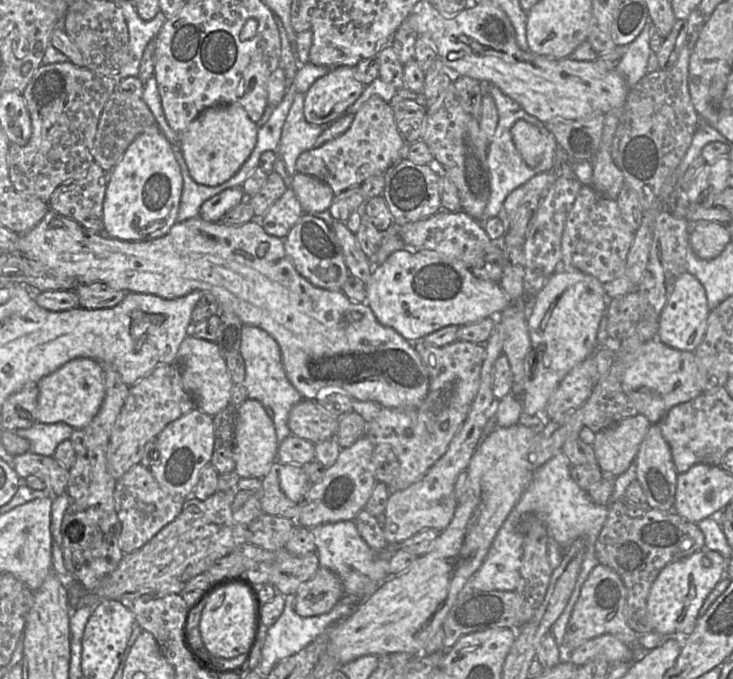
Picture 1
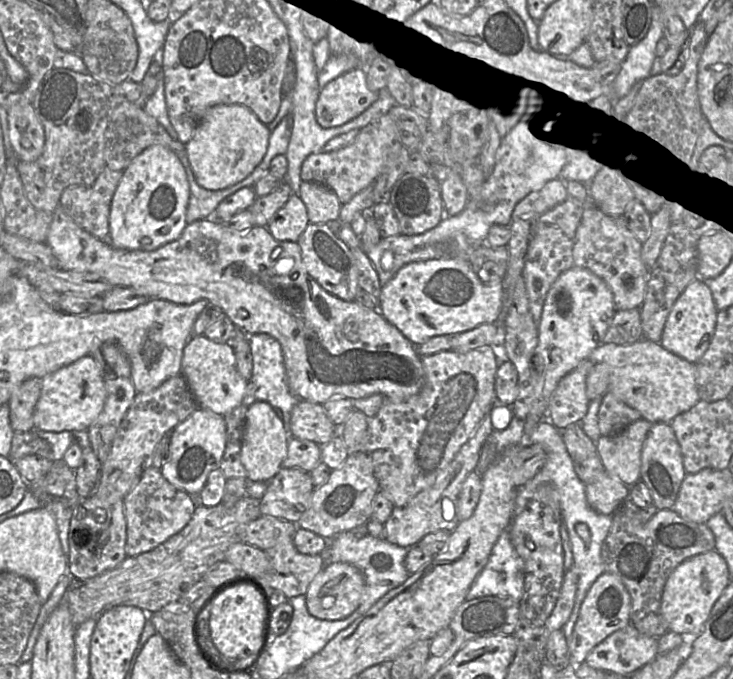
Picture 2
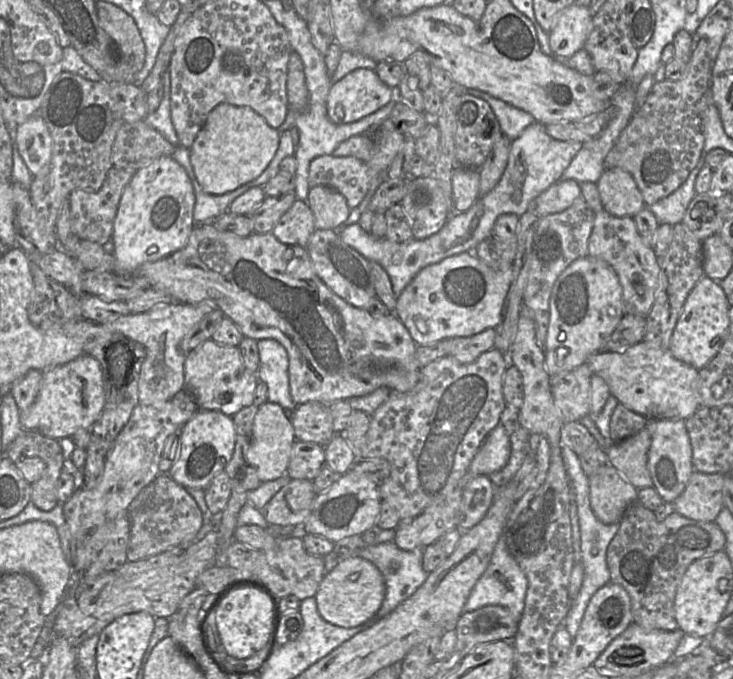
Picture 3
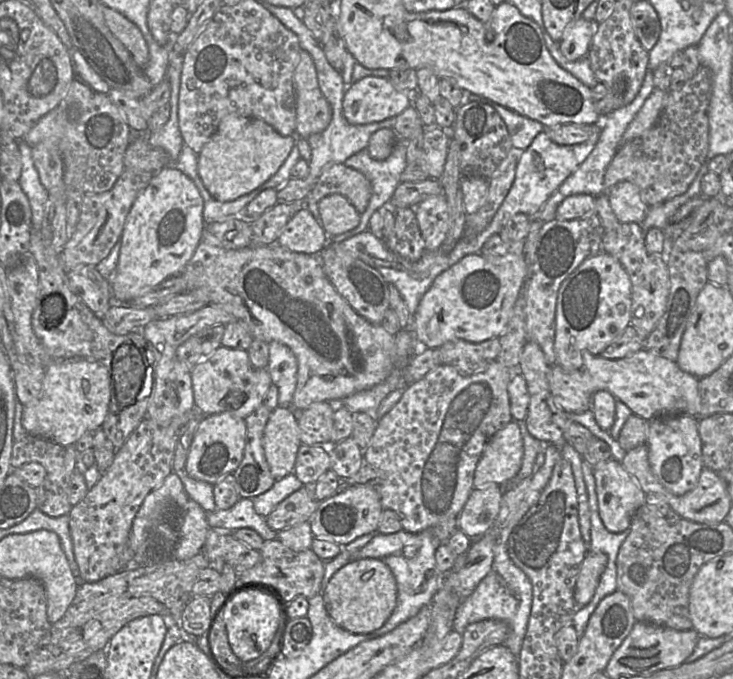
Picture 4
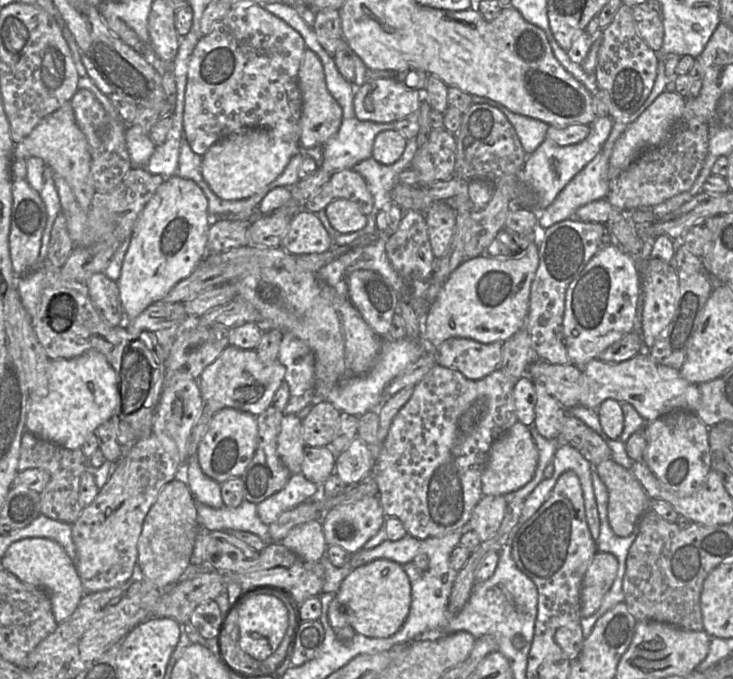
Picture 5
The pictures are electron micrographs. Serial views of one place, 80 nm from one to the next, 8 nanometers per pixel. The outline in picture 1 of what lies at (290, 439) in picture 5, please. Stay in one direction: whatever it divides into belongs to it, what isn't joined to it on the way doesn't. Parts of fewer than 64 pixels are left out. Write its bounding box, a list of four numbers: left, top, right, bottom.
[234,399,279,479]

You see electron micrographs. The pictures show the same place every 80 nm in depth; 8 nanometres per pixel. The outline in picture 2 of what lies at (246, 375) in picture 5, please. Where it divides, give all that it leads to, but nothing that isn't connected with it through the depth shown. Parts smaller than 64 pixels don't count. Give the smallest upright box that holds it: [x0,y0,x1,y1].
[181,335,249,415]

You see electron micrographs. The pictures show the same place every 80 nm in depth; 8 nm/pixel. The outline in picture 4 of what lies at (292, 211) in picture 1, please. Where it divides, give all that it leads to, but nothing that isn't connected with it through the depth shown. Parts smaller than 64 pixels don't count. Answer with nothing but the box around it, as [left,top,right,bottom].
[278,207,329,255]

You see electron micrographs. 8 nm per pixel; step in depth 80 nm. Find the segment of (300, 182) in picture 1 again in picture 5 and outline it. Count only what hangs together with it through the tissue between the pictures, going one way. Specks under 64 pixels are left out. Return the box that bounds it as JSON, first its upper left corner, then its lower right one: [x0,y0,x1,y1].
[325,199,367,234]

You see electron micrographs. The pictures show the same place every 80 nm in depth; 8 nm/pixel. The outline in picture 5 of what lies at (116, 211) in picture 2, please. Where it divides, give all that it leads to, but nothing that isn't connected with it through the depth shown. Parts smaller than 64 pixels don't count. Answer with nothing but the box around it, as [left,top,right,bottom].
[116,174,213,320]

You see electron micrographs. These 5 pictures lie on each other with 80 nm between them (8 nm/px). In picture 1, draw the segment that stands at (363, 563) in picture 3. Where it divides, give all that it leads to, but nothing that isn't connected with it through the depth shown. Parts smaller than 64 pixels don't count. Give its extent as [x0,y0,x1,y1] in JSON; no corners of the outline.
[294,567,343,616]

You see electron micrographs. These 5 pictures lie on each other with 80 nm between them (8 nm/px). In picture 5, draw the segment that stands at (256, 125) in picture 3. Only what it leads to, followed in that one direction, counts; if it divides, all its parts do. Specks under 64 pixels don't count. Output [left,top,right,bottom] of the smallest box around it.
[202,129,300,199]

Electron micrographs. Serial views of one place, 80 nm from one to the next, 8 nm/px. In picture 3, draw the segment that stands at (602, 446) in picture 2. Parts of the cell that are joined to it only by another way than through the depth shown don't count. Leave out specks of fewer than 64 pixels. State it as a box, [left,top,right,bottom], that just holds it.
[605,427,653,489]

